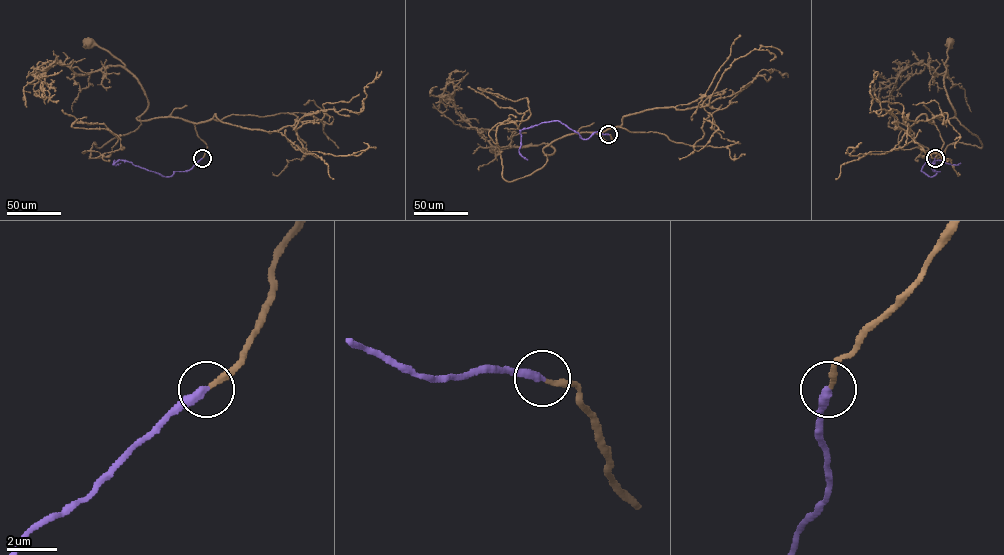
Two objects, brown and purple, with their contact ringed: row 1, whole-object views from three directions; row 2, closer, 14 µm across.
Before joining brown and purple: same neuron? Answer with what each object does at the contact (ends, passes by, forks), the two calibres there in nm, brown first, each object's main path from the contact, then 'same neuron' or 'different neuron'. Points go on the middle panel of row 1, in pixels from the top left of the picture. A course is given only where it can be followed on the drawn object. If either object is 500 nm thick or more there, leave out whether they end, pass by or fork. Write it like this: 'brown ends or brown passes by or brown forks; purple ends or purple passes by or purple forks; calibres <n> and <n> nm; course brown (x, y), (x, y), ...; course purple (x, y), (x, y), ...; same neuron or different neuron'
brown ends; purple ends; calibres 220 and 360 nm; course brown (609, 134), (612, 143), (600, 133), (568, 134), (543, 149), (551, 154), (554, 149), (545, 143), (496, 150); course purple (608, 134), (596, 131), (583, 139), (557, 120), (541, 123), (519, 131), (519, 152), (527, 160); same neuron

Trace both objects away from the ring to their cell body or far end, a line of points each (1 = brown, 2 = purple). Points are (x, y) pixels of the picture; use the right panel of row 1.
1: (935, 158), (944, 142), (933, 118), (947, 120), (955, 113), (944, 85), (944, 64), (950, 42)
2: (935, 158), (932, 170), (940, 171), (929, 176), (921, 171), (928, 160), (932, 163), (940, 160), (960, 163)

